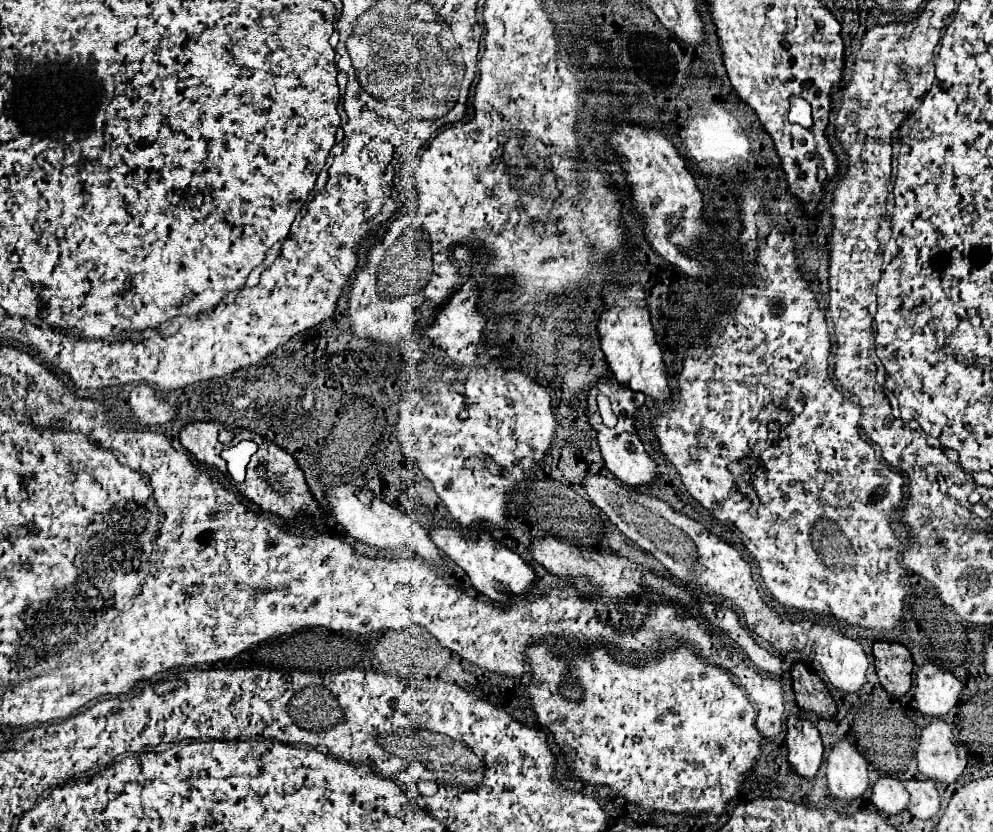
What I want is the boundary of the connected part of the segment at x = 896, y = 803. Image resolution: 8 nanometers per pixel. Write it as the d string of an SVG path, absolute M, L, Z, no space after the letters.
M879 778L877 784L873 786L871 800L879 808L881 814L895 816L895 814L901 814L907 808L909 792L895 778Z

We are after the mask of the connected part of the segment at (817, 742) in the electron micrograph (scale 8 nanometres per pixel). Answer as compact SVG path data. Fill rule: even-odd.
M795 716L787 720L787 748L789 762L799 776L813 778L823 762L823 744L817 728Z

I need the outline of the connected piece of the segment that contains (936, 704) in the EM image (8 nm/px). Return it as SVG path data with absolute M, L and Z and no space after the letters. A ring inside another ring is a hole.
M925 664L917 672L915 700L919 712L931 718L947 716L959 702L961 682L947 670L941 670L935 664Z

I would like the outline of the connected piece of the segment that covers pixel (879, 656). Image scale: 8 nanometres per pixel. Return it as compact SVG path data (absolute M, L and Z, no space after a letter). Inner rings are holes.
M875 642L873 656L881 686L895 698L905 696L911 688L911 672L913 672L911 652L897 642L895 644Z

